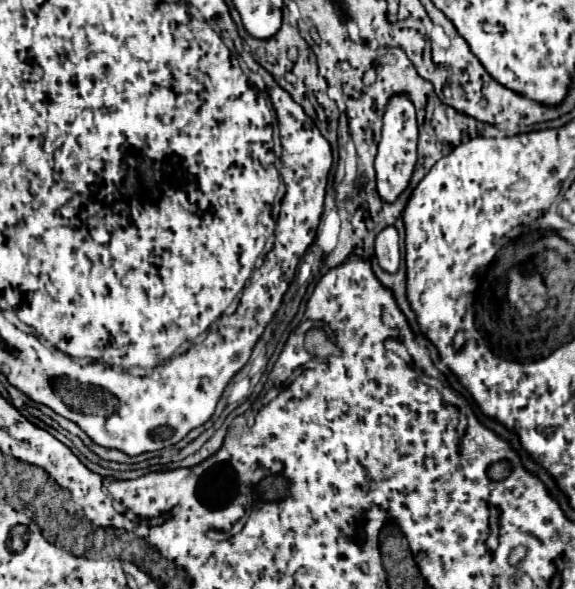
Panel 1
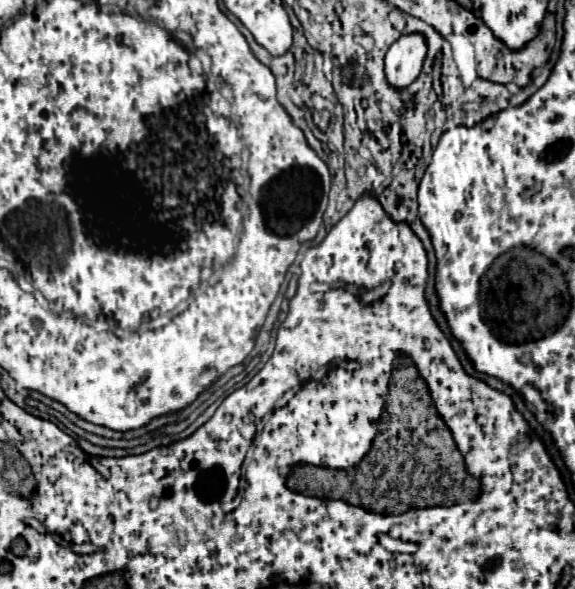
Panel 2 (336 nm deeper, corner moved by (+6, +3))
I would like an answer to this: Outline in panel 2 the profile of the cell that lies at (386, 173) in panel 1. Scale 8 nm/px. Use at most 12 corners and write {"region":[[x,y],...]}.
{"region":[[420,32],[402,34],[386,54],[386,78],[410,86],[428,52]]}

